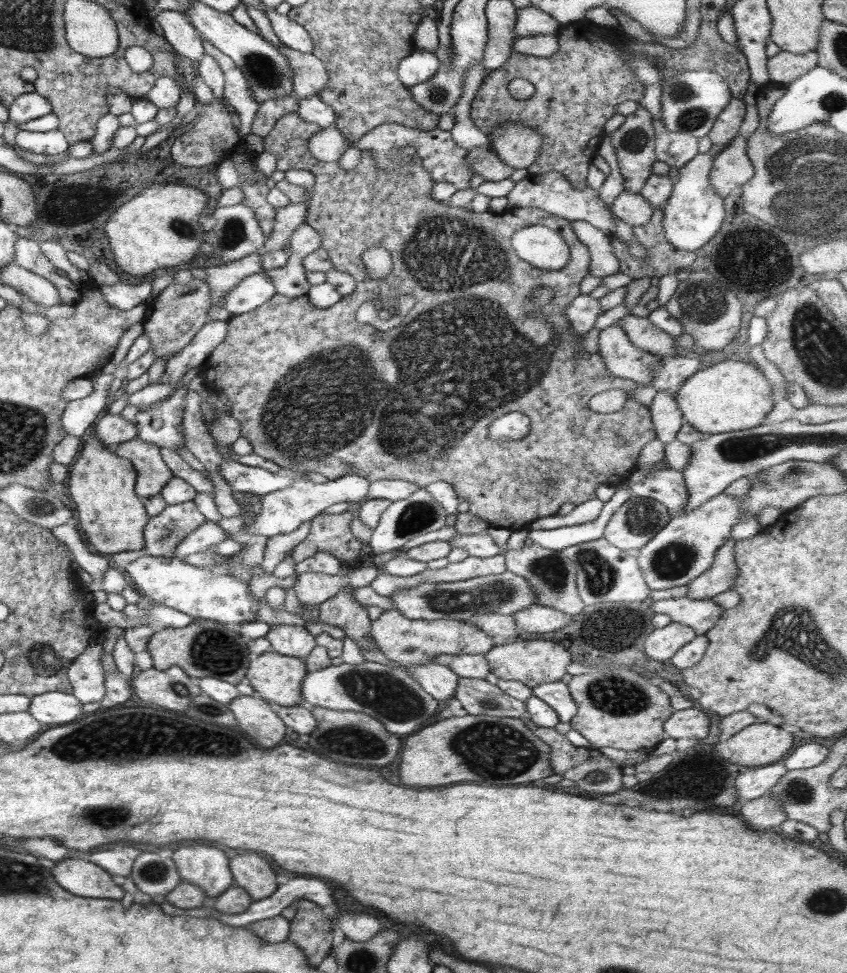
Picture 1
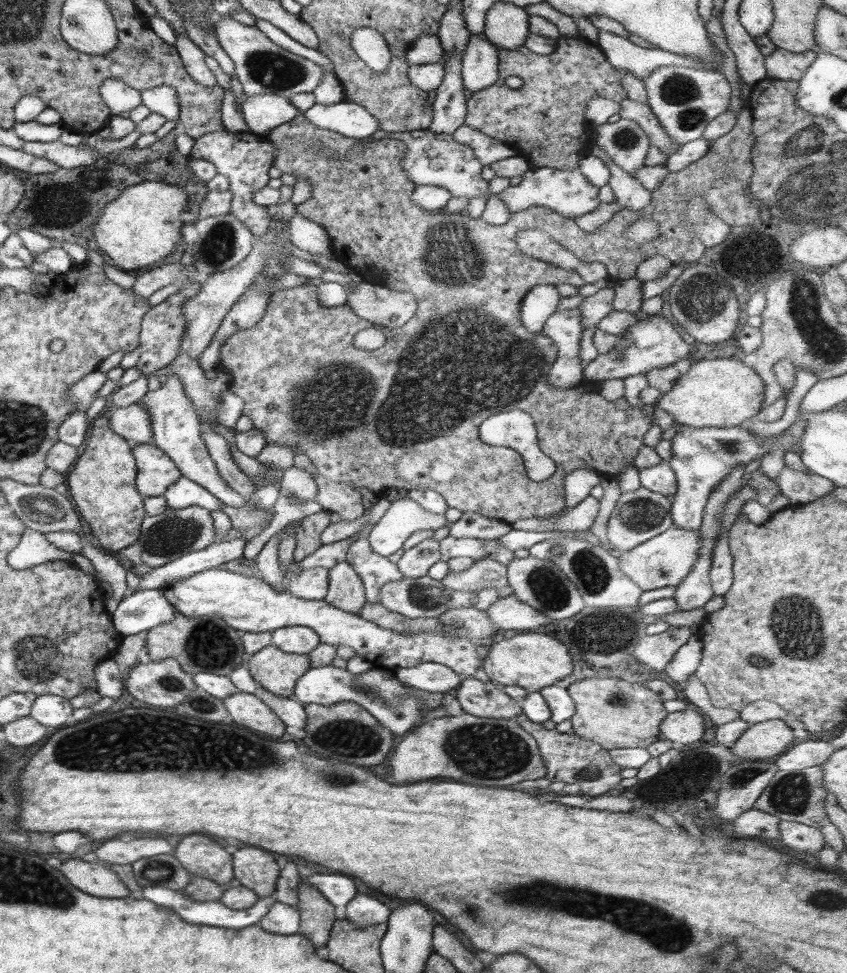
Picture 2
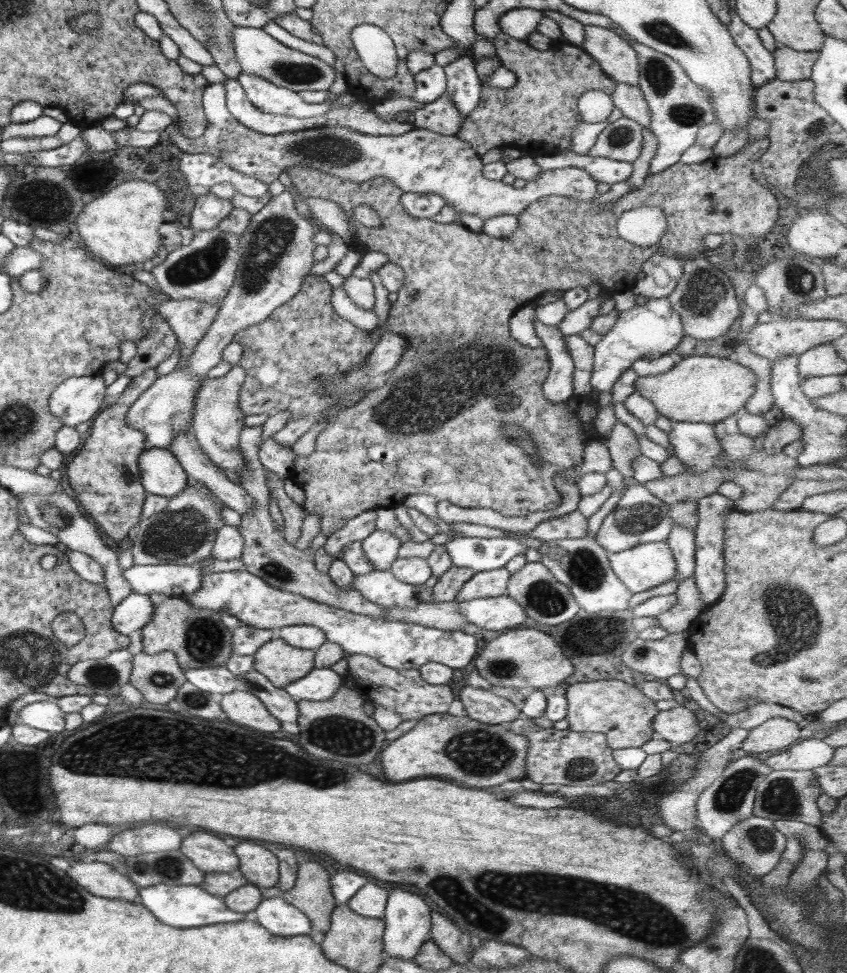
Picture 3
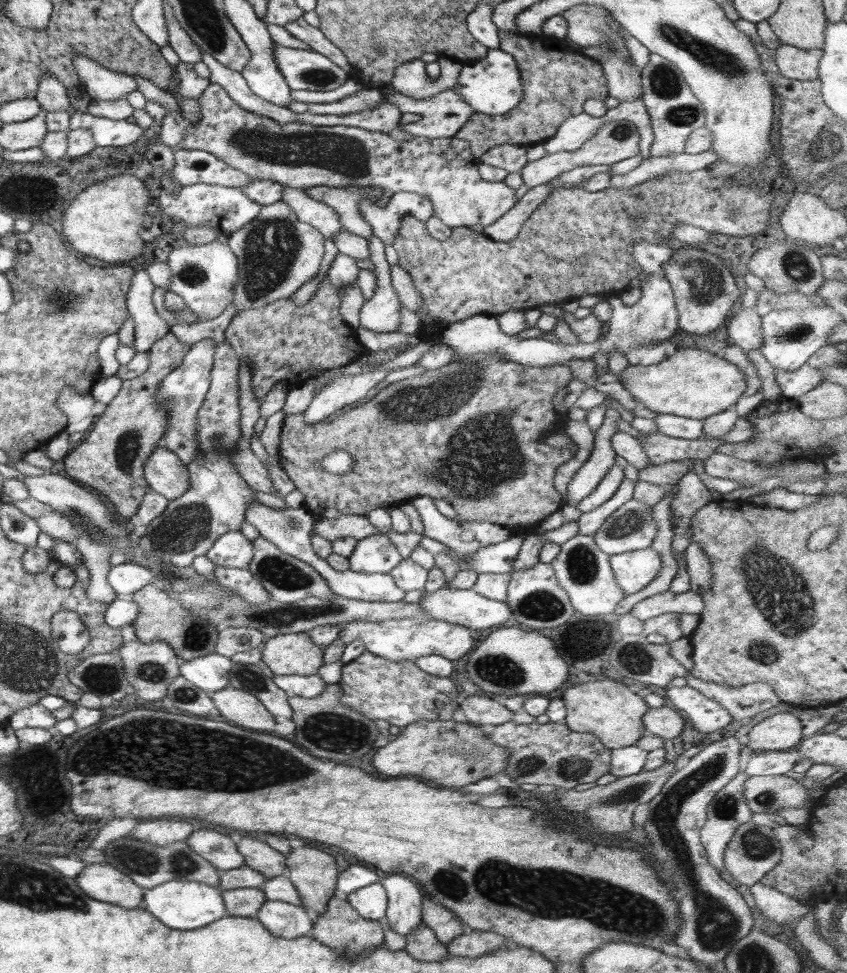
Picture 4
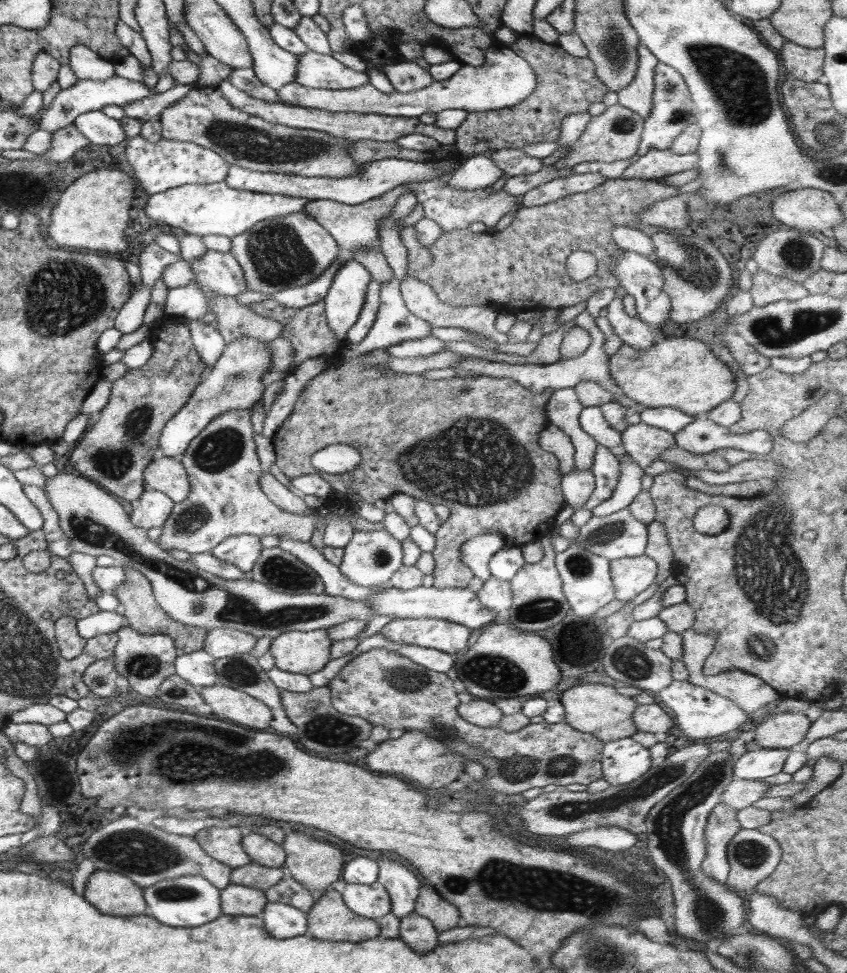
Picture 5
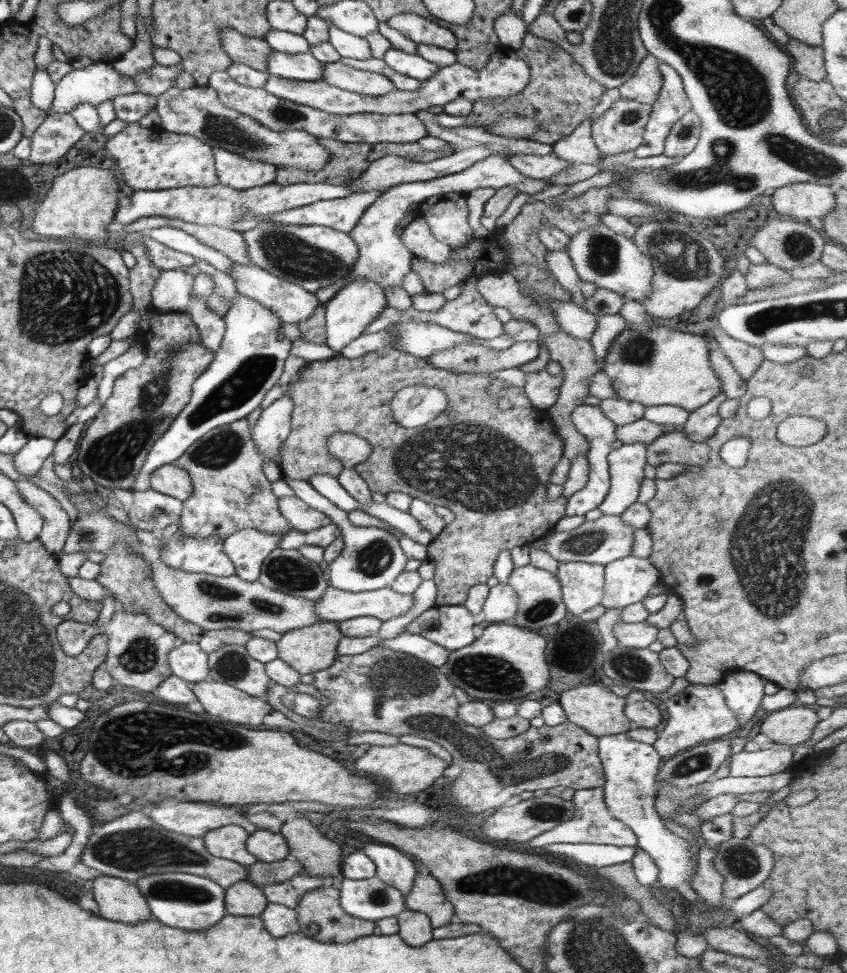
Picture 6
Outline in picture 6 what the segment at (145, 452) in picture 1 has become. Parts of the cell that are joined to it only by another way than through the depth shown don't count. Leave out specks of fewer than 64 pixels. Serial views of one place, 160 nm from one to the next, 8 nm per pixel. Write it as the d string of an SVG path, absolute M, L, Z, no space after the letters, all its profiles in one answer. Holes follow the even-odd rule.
M175 463L165 464L150 474L150 488L185 501L193 491L190 475Z

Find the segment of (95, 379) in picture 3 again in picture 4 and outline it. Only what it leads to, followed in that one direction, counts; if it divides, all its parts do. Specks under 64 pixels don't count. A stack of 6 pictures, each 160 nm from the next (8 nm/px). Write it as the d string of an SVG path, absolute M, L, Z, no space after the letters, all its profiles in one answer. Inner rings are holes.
M64 387L57 398L57 404L67 417L65 432L85 432L92 428L96 418L94 417L95 398L93 394L86 393L79 395L72 387Z

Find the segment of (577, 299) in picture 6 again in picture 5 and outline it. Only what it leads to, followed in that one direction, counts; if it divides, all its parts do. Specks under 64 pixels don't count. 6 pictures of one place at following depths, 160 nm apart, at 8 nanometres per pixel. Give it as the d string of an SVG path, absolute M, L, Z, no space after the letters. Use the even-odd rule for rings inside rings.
M586 309L576 317L575 325L585 328L591 336L591 346L580 354L580 357L568 358L568 360L560 359L554 364L537 365L537 364L509 364L506 362L490 362L490 360L480 360L480 358L464 359L464 362L457 364L457 368L469 370L474 374L490 375L493 377L510 377L516 380L518 384L525 386L533 393L550 393L560 389L573 389L577 384L586 380L593 380L598 384L602 384L609 377L609 358L604 353L603 344L605 342L605 334L596 326L594 326L594 318L590 316Z

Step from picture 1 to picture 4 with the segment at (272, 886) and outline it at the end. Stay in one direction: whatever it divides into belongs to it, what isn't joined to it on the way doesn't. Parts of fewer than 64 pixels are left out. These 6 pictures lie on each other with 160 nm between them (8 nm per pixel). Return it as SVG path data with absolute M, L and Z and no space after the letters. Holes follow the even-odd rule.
M242 837L236 843L237 849L243 856L244 864L248 865L252 870L259 872L267 879L285 874L287 868L285 865L286 856L268 846L266 842Z

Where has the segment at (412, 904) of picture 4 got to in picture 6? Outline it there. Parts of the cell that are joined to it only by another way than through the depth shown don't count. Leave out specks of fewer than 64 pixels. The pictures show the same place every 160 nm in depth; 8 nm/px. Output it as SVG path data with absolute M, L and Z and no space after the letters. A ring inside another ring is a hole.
M366 844L362 852L372 859L382 882L397 888L404 898L410 893L418 870L406 853L386 844Z

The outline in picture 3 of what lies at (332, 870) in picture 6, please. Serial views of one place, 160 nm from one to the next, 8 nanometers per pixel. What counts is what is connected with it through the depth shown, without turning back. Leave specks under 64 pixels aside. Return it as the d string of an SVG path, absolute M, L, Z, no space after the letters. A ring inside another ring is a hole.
M298 860L295 885L279 898L296 906L310 919L311 928L326 933L336 906L330 874L312 860Z

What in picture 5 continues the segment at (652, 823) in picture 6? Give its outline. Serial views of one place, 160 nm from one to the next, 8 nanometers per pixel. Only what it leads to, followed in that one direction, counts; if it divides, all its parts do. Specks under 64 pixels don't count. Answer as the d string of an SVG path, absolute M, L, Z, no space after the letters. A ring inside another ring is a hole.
M632 737L603 743L601 770L609 786L630 784L652 768L649 748Z

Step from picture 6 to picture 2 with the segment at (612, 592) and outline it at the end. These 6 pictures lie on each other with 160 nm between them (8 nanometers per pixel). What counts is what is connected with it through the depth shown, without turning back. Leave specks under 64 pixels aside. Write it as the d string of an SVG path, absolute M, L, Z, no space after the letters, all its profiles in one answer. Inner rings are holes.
M672 525L668 530L660 532L658 536L642 542L628 552L621 552L618 556L623 573L635 582L643 591L656 590L666 586L678 586L686 575L696 565L697 552L701 549L698 532L687 531Z

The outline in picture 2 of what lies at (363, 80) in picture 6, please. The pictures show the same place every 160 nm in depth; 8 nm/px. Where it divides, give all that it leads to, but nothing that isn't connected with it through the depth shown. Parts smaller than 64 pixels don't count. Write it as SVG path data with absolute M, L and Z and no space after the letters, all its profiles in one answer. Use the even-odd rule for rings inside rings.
M228 15L215 16L213 32L222 50L235 66L235 74L242 85L243 96L278 94L290 98L302 92L313 92L324 78L323 70L307 58L292 54L274 44L259 28L246 26Z

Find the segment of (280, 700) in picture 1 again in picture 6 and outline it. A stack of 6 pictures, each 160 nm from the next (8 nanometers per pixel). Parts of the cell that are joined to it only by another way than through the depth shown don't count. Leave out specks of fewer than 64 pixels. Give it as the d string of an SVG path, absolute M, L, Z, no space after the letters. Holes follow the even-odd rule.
M321 620L316 624L289 630L282 634L277 642L278 658L287 662L294 670L302 674L313 674L317 670L326 670L338 656L337 646L343 637L336 621L328 622Z

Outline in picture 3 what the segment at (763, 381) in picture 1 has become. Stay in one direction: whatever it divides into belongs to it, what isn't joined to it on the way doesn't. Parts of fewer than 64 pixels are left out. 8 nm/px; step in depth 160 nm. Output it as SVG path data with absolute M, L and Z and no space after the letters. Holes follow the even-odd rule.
M690 356L682 358L682 361L664 374L639 376L635 380L635 392L647 398L659 414L670 421L716 425L744 410L754 394L756 383L755 374L734 361L731 356Z

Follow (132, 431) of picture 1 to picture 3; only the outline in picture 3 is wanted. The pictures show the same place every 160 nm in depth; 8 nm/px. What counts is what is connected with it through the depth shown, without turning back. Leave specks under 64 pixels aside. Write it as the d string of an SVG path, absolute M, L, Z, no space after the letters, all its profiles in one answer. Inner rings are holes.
M288 190L282 194L273 196L251 219L240 237L239 253L241 256L233 286L229 289L226 298L222 300L218 313L210 325L210 329L202 337L202 341L196 345L194 353L188 359L187 368L179 368L164 376L159 376L144 391L131 406L126 414L126 421L130 427L144 433L145 448L167 449L172 439L180 433L192 432L192 416L194 416L195 396L201 387L201 382L208 377L208 373L222 361L224 349L233 342L234 335L241 330L248 329L251 325L260 325L262 321L272 314L278 306L290 301L302 287L307 274L311 272L315 263L314 251L317 244L313 241L316 229L309 221L302 218L295 207L294 196Z

